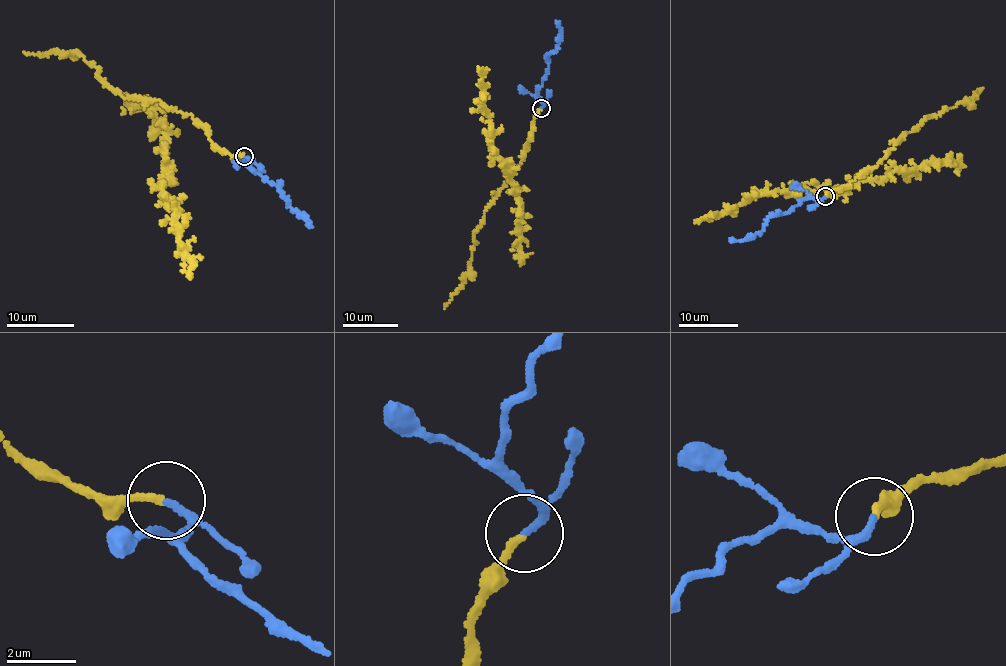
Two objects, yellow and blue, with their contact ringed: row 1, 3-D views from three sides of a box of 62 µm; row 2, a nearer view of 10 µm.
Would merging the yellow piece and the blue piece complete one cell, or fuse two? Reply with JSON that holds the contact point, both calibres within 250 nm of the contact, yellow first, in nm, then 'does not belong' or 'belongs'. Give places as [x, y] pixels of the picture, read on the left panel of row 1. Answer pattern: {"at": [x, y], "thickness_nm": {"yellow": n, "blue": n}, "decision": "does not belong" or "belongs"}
{"at": [244, 156], "thickness_nm": {"yellow": 200, "blue": 240}, "decision": "belongs"}

